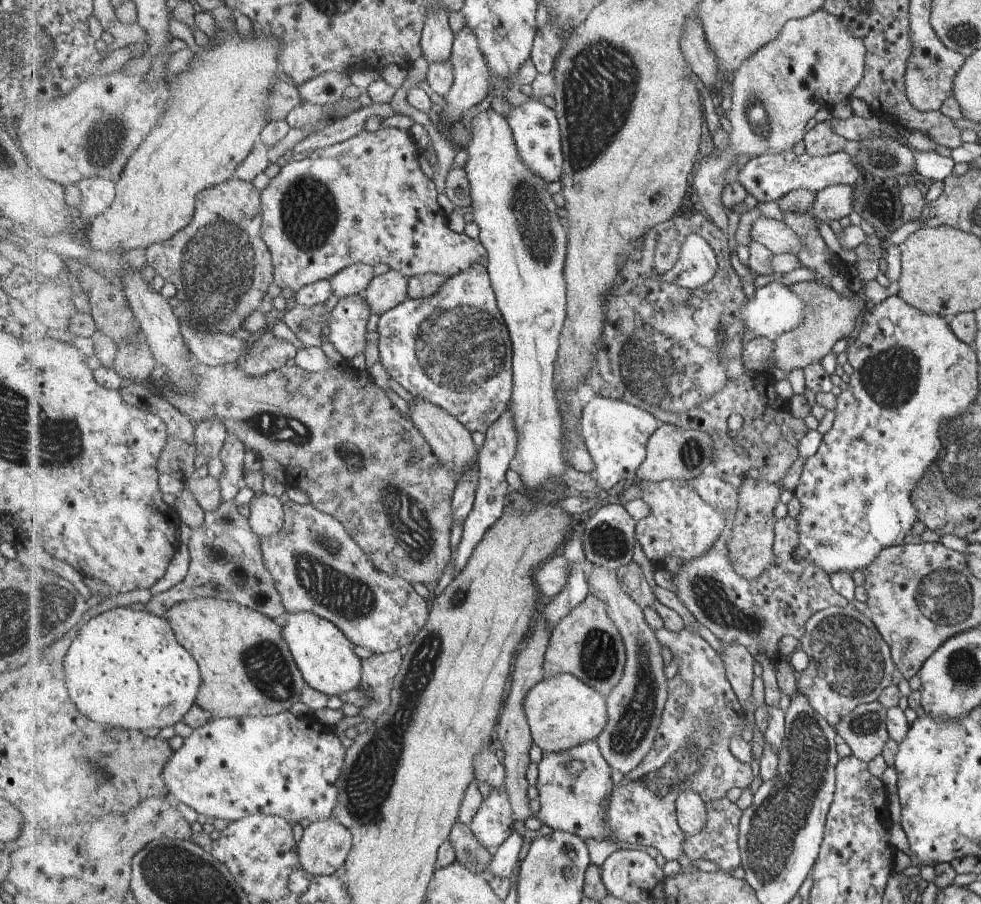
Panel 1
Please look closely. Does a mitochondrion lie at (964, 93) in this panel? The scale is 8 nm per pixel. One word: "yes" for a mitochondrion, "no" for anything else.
no

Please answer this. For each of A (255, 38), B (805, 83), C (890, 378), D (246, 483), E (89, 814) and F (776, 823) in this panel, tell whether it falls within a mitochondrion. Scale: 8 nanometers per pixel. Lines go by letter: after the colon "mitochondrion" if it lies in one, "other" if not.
A: other
B: other
C: mitochondrion
D: other
E: other
F: mitochondrion

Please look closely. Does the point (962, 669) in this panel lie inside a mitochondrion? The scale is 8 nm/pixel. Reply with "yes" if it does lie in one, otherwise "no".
yes

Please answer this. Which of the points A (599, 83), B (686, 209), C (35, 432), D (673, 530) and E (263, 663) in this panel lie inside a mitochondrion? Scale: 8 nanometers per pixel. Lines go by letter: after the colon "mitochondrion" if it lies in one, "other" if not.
A: mitochondrion
B: other
C: mitochondrion
D: other
E: mitochondrion

